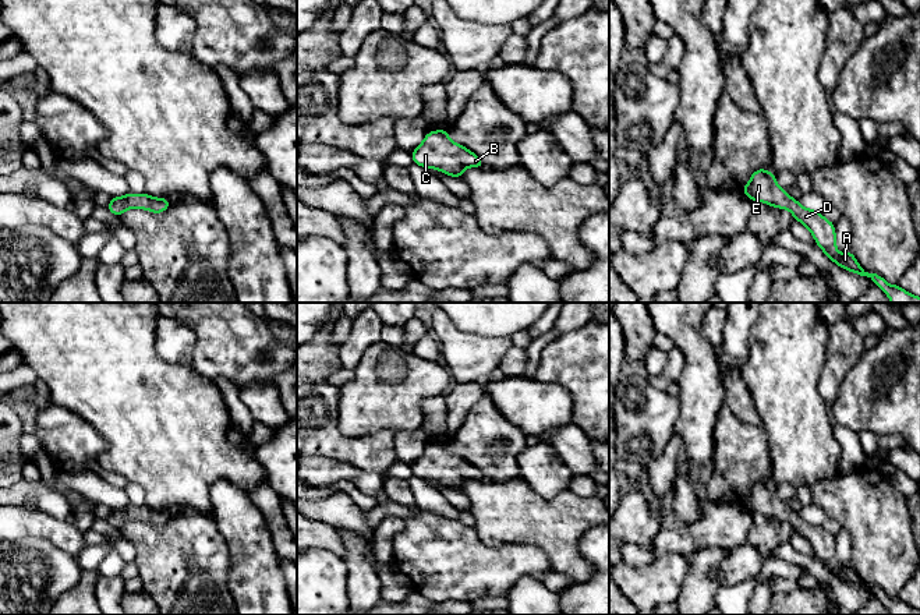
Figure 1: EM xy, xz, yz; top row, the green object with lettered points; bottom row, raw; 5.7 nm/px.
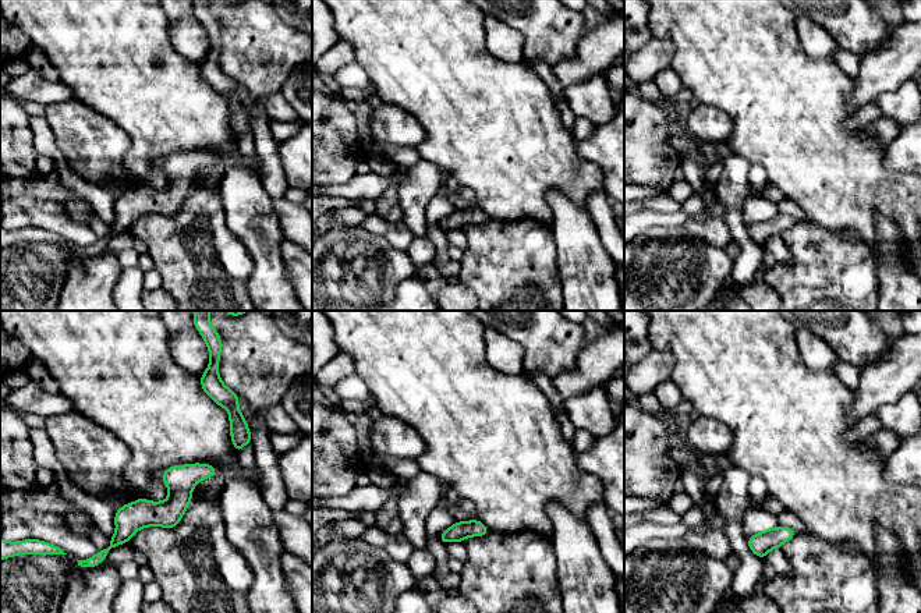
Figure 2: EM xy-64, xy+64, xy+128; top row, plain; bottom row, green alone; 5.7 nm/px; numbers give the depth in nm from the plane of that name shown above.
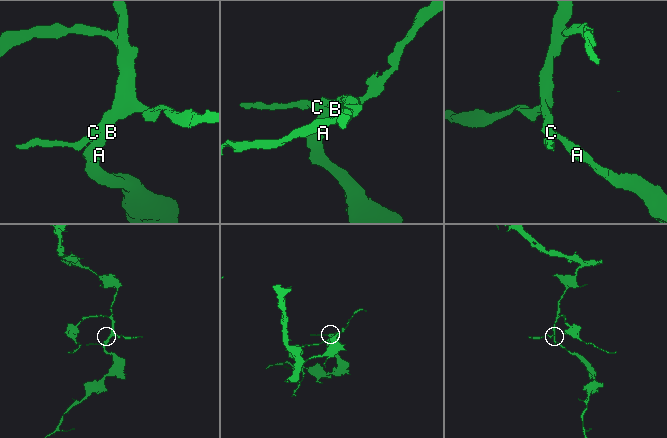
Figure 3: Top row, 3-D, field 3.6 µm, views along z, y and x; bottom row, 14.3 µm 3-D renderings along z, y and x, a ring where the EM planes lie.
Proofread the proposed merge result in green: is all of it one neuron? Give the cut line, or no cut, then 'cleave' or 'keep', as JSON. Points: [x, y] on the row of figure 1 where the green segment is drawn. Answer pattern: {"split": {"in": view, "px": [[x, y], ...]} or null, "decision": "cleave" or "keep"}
{"split": null, "decision": "keep"}

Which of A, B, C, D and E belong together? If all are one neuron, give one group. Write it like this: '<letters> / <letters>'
A B C D E

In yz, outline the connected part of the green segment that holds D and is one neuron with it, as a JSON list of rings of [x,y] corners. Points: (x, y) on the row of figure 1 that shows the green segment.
[[[757,169],[743,187],[743,194],[751,201],[761,201],[769,206],[789,209],[793,218],[808,229],[820,250],[832,262],[856,275],[870,278],[889,297],[891,303],[920,303],[920,297],[907,293],[899,284],[888,284],[882,276],[866,272],[856,261],[852,250],[841,254],[836,250],[835,225],[820,212],[802,206],[797,199],[778,185],[774,173],[769,173],[767,169]]]

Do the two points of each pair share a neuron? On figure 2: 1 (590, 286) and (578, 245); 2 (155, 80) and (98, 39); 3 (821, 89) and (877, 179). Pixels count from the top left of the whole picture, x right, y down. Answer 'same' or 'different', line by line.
1: same
2: same
3: same

